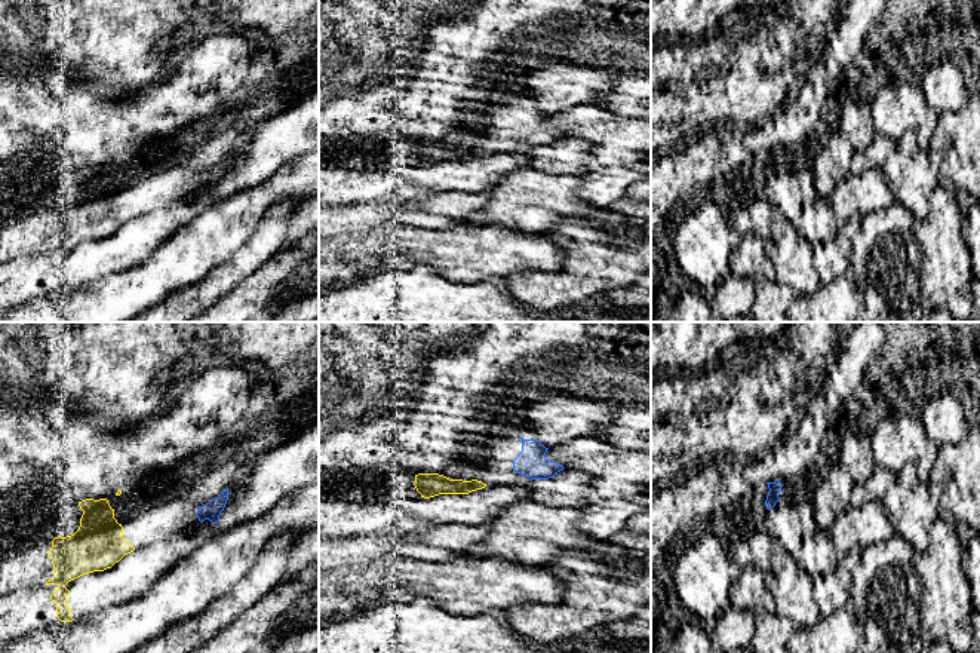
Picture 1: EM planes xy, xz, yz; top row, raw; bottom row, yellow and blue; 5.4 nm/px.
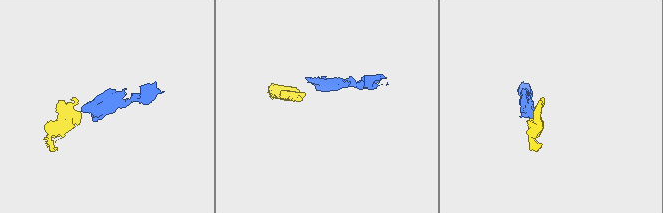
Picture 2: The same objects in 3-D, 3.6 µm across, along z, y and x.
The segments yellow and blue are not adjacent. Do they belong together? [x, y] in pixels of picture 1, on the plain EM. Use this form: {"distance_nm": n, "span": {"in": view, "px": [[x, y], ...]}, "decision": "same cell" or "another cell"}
{"distance_nm": 180, "span": {"in": "xz", "px": [[485, 152], [515, 138]]}, "decision": "same cell"}

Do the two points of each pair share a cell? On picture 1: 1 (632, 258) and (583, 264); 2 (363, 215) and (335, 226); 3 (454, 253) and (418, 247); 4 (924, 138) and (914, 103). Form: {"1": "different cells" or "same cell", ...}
{"1": "same cell", "2": "same cell", "3": "same cell", "4": "same cell"}

